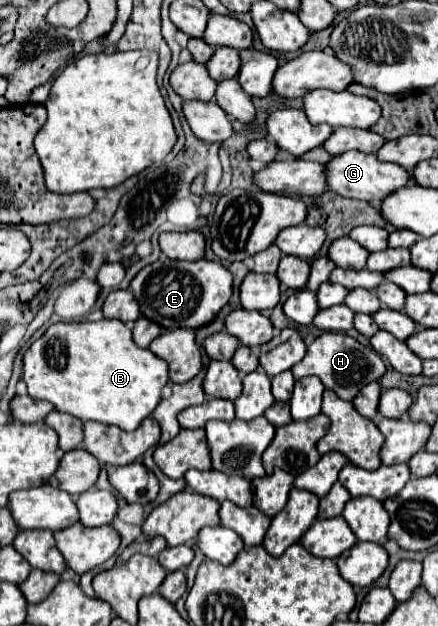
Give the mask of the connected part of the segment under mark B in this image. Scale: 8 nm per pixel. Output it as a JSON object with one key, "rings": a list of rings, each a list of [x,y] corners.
{"rings":[[[101,319],[95,323],[53,323],[23,355],[23,381],[29,397],[45,399],[55,405],[57,411],[69,413],[81,421],[99,421],[105,425],[117,425],[125,431],[133,431],[139,423],[153,413],[161,399],[161,387],[169,383],[167,363],[153,355],[149,349],[141,349],[131,339],[131,329],[119,319]]]}

